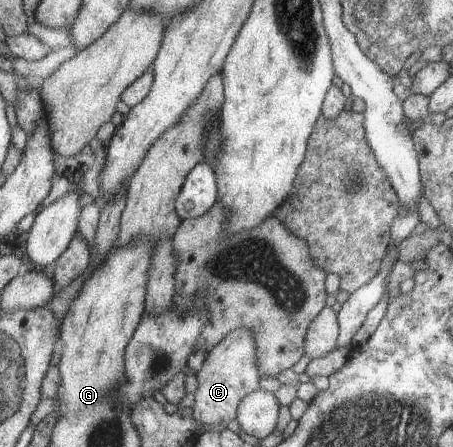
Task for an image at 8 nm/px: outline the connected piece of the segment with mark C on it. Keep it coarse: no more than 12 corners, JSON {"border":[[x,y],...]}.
{"border":[[251,329],[227,334],[196,374],[203,425],[236,419],[261,390]]}

